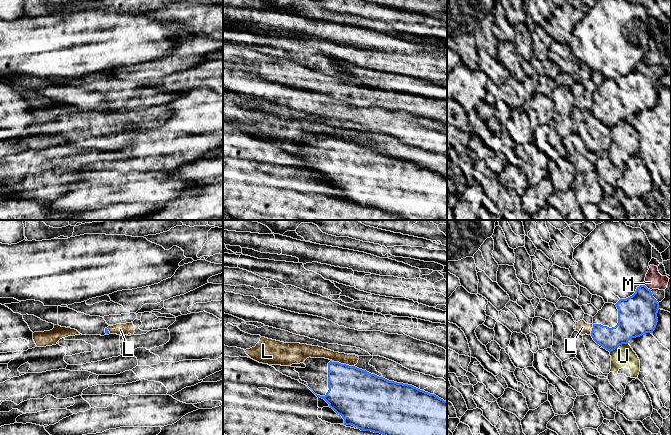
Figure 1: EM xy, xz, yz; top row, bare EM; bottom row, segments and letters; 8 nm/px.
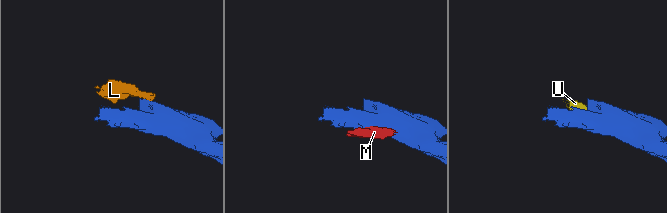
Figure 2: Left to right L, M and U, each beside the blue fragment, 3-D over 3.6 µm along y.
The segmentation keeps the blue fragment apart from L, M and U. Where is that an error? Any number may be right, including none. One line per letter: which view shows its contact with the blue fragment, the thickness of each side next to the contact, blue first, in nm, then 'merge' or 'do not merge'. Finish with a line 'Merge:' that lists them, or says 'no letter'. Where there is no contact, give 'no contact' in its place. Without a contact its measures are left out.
L: meets blue in xz; 400 nm thick on the blue side, 100 nm on the other; do not merge
M: meets blue in yz; 320 nm thick on the blue side, 140 nm on the other; do not merge
U: meets blue in yz; 280 nm thick on the blue side, 180 nm on the other; do not merge
Merge: no letter

